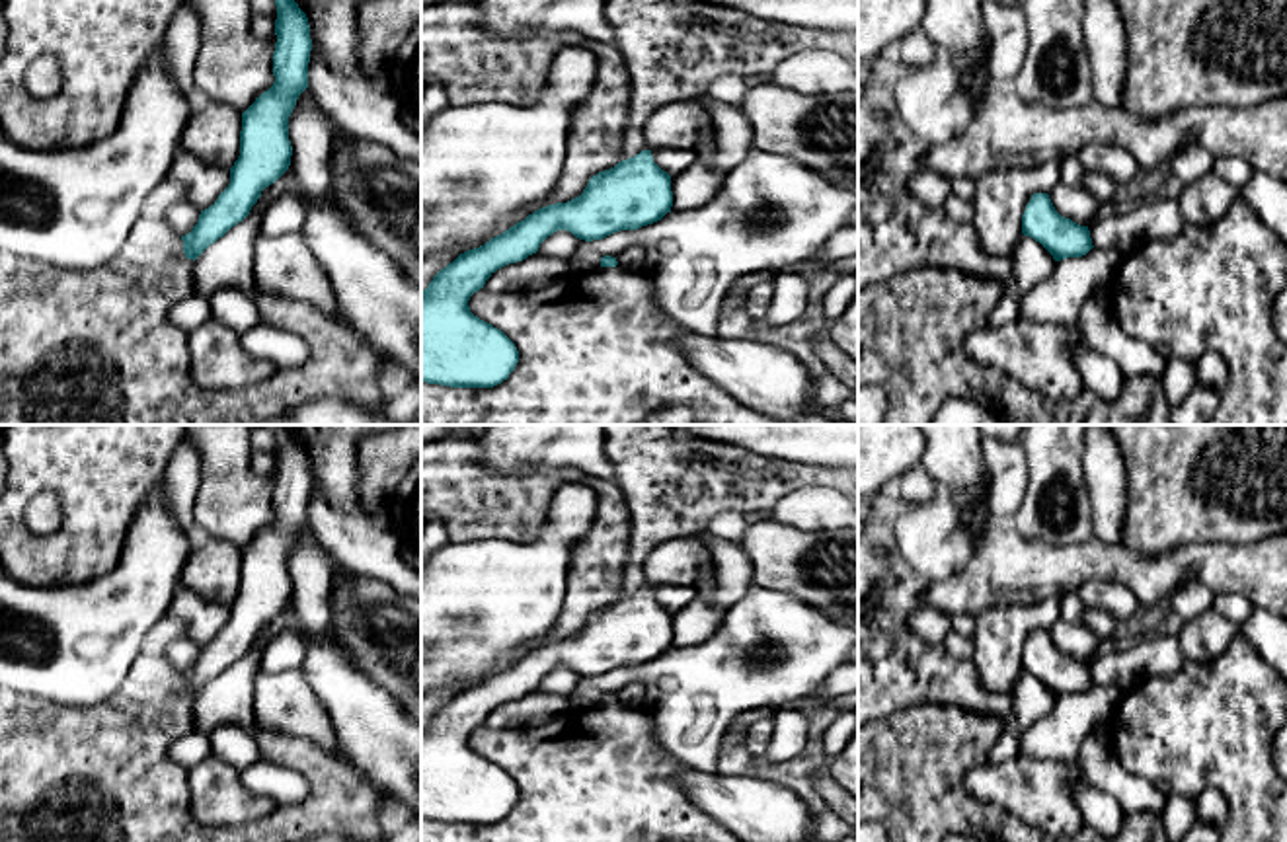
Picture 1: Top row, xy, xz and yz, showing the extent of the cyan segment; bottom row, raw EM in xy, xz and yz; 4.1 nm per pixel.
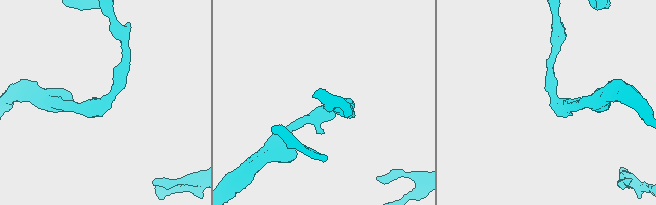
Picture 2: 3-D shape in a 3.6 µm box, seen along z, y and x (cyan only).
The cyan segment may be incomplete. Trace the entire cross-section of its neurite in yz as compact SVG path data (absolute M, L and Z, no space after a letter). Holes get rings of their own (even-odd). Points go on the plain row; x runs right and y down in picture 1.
M1034 630L1022 651L1022 670L1039 678L1055 698L1082 694L1094 682L1088 663L1061 653L1047 630Z

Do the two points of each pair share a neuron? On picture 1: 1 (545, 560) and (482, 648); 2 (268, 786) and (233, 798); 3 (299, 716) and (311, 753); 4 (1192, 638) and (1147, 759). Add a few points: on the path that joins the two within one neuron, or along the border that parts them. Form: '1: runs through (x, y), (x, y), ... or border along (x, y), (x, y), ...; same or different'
1: runs through (523, 581), (482, 626); same
2: border along (238, 770), (238, 780), (248, 790), (277, 807); different
3: border along (262, 727), (307, 737), (346, 765); different
4: border along (1229, 642), (1213, 659), (1186, 659); different

